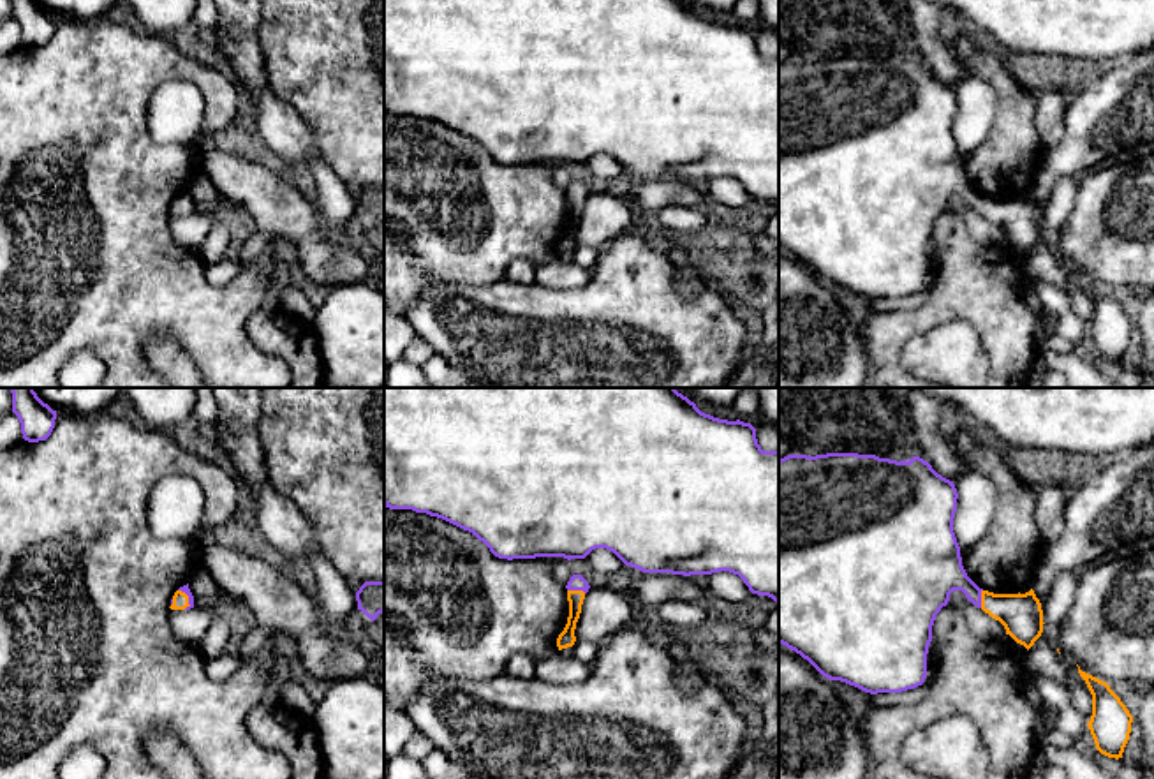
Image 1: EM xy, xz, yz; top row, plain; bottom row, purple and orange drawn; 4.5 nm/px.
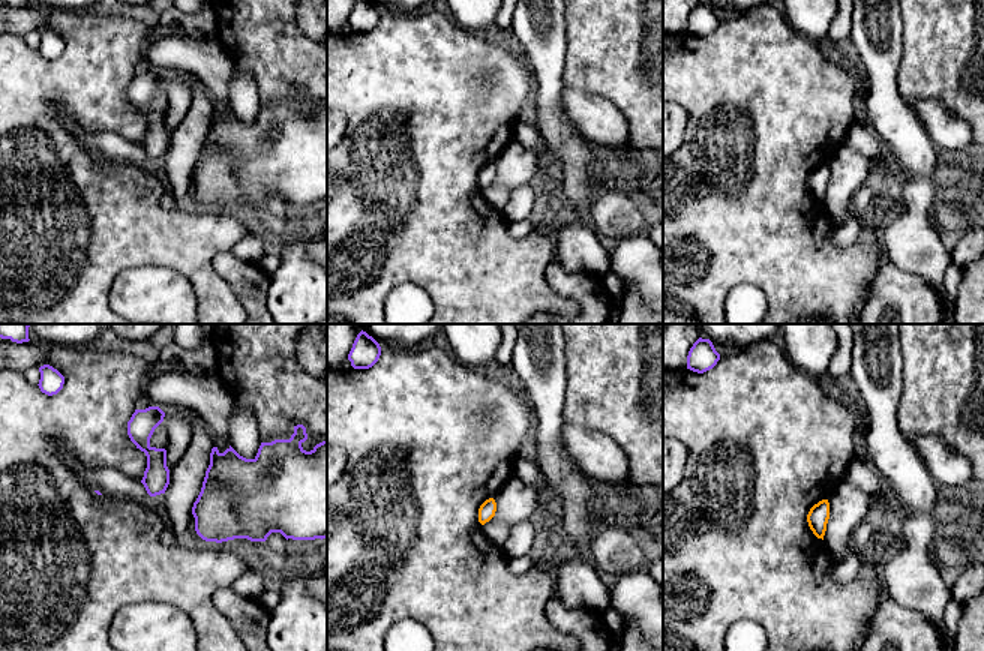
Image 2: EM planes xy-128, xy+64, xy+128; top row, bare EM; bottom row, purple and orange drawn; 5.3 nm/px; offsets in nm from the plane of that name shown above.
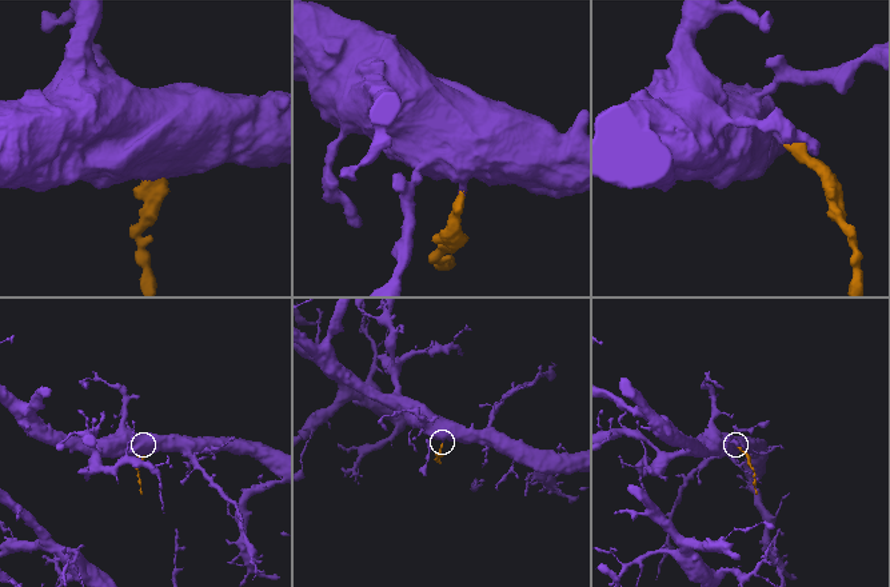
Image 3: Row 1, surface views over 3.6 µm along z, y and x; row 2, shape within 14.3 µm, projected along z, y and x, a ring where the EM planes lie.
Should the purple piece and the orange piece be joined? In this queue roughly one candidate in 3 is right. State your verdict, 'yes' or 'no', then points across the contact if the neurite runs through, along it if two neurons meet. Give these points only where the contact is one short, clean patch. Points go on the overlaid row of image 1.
yes; way xz (576, 582), (576, 589), (575, 614), (566, 638)

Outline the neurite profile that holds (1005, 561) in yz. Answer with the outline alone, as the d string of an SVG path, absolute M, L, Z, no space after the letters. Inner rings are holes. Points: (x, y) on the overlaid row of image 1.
M962 428L953 444L965 469L985 474L995 486L997 508L988 532L960 557L967 576L983 590L1018 594L1032 585L1043 553L1036 523L1036 492L1008 465L999 448L983 446Z

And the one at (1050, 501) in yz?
M1055 481L1041 483L1039 490L1036 492L1034 518L1043 539L1043 553L1036 566L1036 573L1064 530L1066 501L1068 497L1064 488L1057 486Z

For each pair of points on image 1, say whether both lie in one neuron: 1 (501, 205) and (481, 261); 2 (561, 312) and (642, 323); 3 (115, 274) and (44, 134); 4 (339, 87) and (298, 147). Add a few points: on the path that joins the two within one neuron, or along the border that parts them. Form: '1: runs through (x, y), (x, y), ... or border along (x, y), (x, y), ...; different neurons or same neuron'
1: runs through (495, 219), (494, 233), (481, 247); same neuron
2: runs through (580, 318), (622, 321); same neuron
3: runs through (106, 231), (81, 143); same neuron
4: border along (281, 101), (288, 103), (307, 124), (323, 157); different neurons

